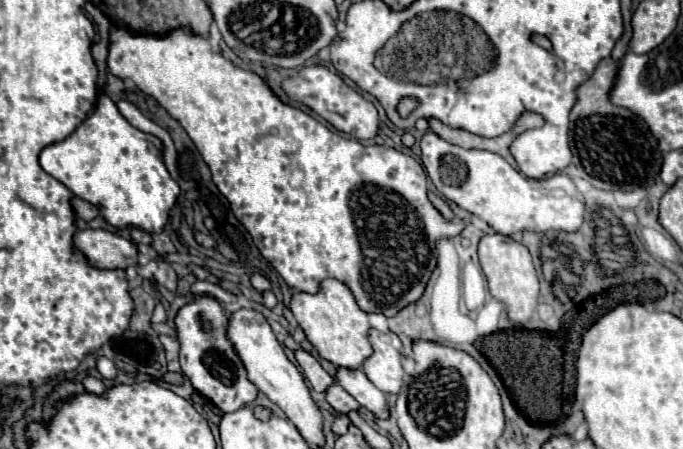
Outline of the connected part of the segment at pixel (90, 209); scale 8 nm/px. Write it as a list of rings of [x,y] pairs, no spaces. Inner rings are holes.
[[[72,198],[72,206],[74,206],[74,212],[76,212],[76,216],[80,216],[82,220],[86,220],[86,222],[90,222],[90,220],[94,220],[96,216],[100,216],[100,210],[96,208],[96,206],[92,206],[90,202],[86,202],[86,200],[82,200],[82,198]]]

